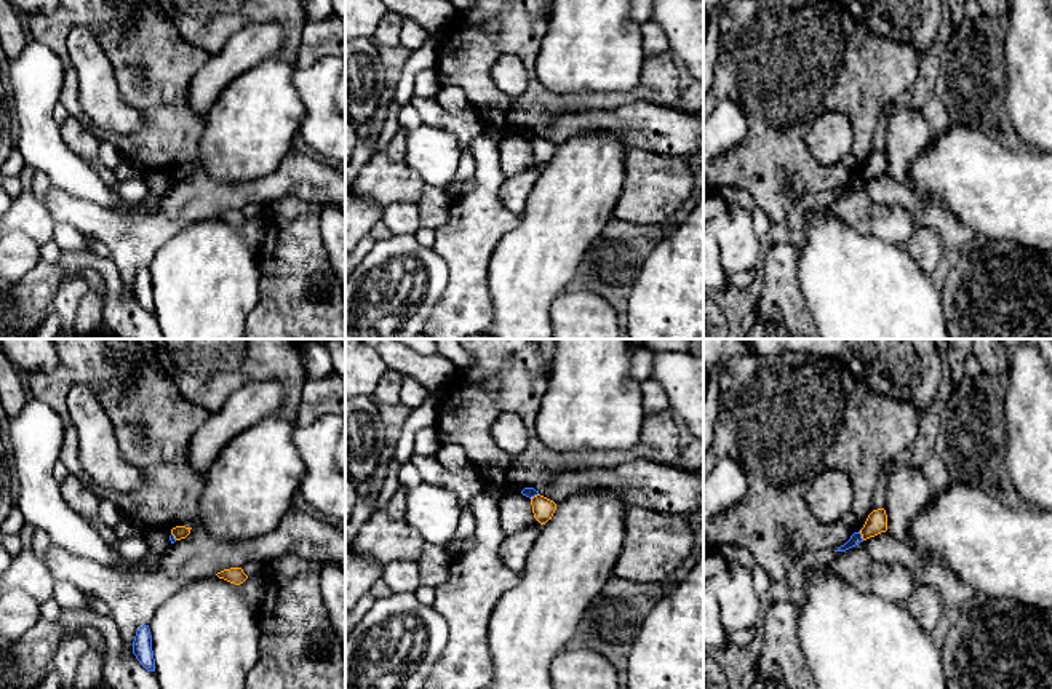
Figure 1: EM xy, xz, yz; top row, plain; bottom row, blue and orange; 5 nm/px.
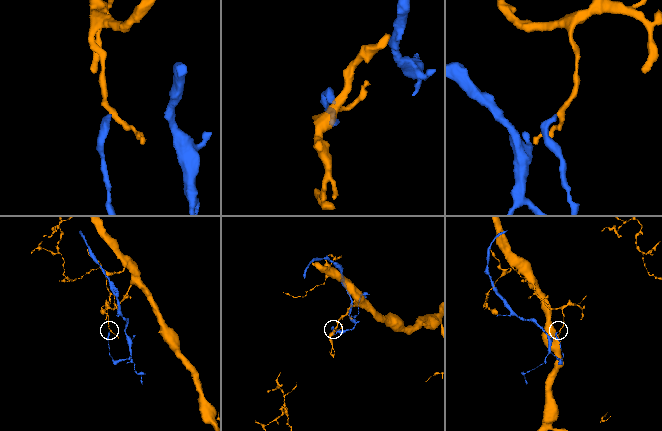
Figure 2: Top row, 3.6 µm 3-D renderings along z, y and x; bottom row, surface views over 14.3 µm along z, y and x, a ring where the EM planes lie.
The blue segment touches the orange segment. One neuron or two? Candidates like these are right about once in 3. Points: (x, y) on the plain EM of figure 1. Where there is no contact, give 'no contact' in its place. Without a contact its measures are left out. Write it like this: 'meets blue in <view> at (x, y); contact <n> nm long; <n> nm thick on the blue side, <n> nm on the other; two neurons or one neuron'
meets blue in yz at (860, 178); contact 50 nm long; 60 nm thick on the blue side, 110 nm on the other; two neurons

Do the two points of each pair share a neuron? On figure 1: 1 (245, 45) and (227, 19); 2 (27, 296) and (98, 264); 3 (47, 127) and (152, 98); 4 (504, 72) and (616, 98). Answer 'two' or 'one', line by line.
1: two
2: one
3: two
4: two

